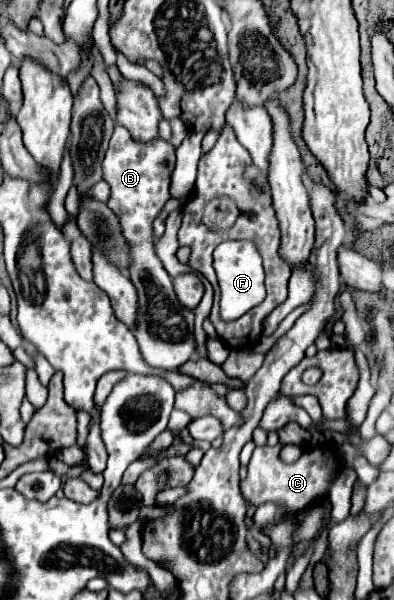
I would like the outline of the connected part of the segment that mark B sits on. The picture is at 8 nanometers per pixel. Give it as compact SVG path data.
M115 125L115 133L109 141L109 149L103 161L103 181L107 181L111 195L107 205L115 211L123 237L129 247L131 263L127 267L129 279L137 289L137 323L133 335L139 343L143 361L155 369L173 371L191 359L195 349L195 315L191 309L183 307L175 295L173 279L165 271L161 259L155 251L153 221L165 209L165 203L171 199L169 183L175 167L175 147L163 139L153 143L133 141L129 131L121 125Z

